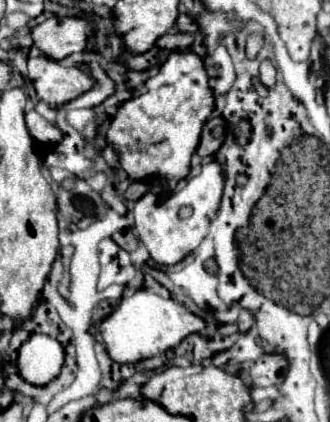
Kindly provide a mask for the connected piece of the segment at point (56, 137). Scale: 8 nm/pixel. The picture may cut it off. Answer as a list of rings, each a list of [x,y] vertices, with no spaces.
[[[29,110],[25,114],[25,122],[27,122],[27,130],[33,136],[33,140],[37,140],[43,146],[55,146],[61,142],[61,132],[55,124],[47,122],[45,118],[41,118],[35,110]]]

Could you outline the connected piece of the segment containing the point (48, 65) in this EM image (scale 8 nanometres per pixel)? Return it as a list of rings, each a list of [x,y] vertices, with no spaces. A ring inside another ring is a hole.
[[[37,56],[27,60],[27,76],[39,100],[61,106],[93,88],[93,78],[81,68],[65,68],[57,60]]]

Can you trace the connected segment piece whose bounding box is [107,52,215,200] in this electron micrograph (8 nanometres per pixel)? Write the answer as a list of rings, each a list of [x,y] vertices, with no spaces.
[[[193,52],[169,54],[159,72],[145,82],[147,92],[123,102],[109,122],[107,142],[119,154],[119,164],[127,172],[127,178],[149,182],[159,180],[163,188],[159,200],[177,186],[179,180],[189,176],[191,156],[199,144],[199,132],[213,112],[213,92],[209,88],[209,76],[203,60]]]

